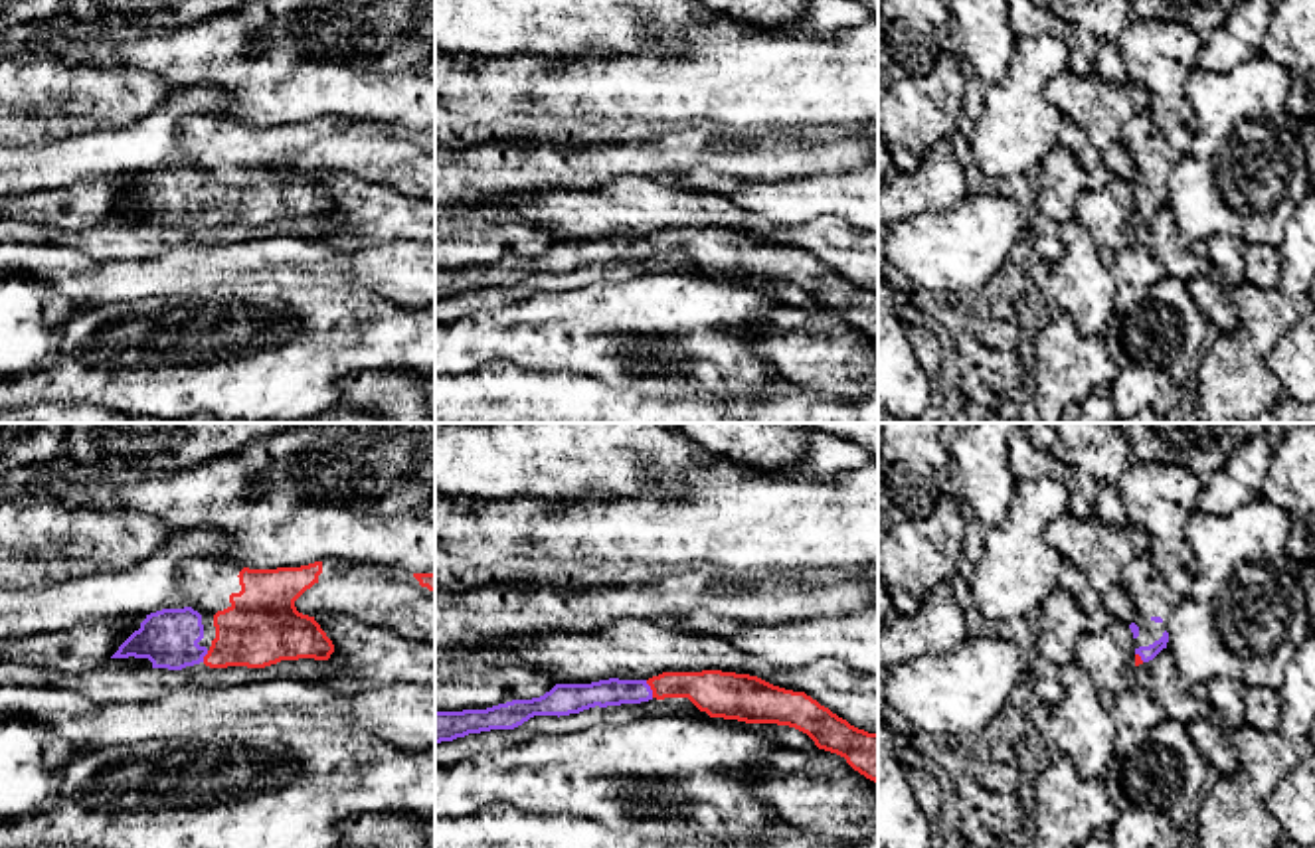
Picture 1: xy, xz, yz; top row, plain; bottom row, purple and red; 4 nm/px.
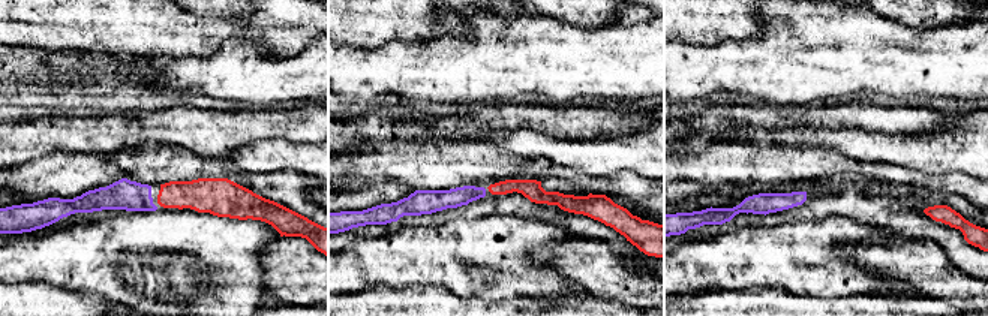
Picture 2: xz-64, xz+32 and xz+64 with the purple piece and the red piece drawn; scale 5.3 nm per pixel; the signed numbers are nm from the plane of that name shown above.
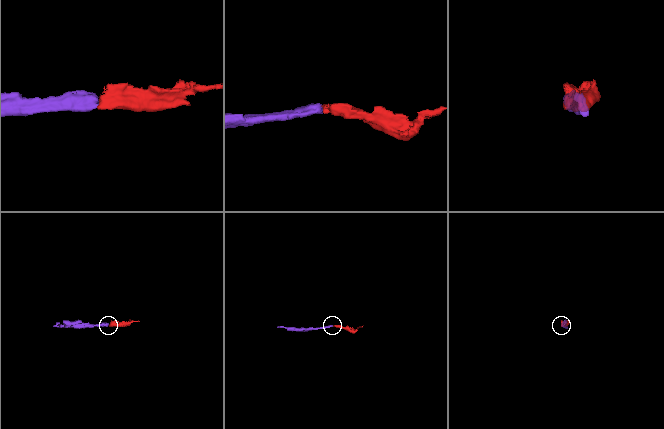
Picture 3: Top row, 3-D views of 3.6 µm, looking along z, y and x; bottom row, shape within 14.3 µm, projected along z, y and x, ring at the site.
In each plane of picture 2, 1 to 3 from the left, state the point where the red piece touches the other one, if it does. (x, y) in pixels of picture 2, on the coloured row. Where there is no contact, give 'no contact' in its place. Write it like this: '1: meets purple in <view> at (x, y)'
1: no contact
2: no contact
3: no contact

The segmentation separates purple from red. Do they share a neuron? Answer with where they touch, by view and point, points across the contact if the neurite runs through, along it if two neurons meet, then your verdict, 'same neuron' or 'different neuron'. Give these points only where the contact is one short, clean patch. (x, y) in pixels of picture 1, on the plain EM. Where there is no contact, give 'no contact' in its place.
xz (649, 246) | across xz (606, 250), (649, 246), (699, 244), (710, 248) | same neuron

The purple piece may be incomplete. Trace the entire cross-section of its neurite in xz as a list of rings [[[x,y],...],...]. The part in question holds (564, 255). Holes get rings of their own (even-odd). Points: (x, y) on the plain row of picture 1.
[[[722,227],[662,229],[649,237],[556,241],[532,257],[512,257],[486,267],[435,269],[435,300],[490,287],[514,287],[534,273],[560,275],[595,263],[641,261],[653,255],[688,255],[710,275],[795,285],[819,306],[844,314],[854,328],[878,340],[878,291],[850,283],[805,249]]]

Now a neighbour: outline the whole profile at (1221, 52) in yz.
[[[1242,0],[1234,6],[1224,24],[1202,42],[1198,67],[1230,71],[1262,55],[1262,42],[1268,32],[1271,10],[1273,0]]]

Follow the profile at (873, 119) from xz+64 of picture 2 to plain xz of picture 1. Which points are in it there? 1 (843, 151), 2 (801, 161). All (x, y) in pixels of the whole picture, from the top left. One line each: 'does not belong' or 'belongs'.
1: belongs
2: belongs

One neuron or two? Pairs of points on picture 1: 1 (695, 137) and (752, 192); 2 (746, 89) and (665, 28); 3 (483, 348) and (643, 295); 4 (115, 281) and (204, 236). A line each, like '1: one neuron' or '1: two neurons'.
1: two neurons
2: two neurons
3: one neuron
4: two neurons

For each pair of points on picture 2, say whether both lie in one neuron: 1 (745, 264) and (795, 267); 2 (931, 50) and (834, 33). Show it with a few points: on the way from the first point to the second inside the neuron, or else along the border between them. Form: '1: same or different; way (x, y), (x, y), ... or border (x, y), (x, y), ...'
1: same; way (757, 264), (783, 264)
2: same; way (907, 51), (858, 50)

